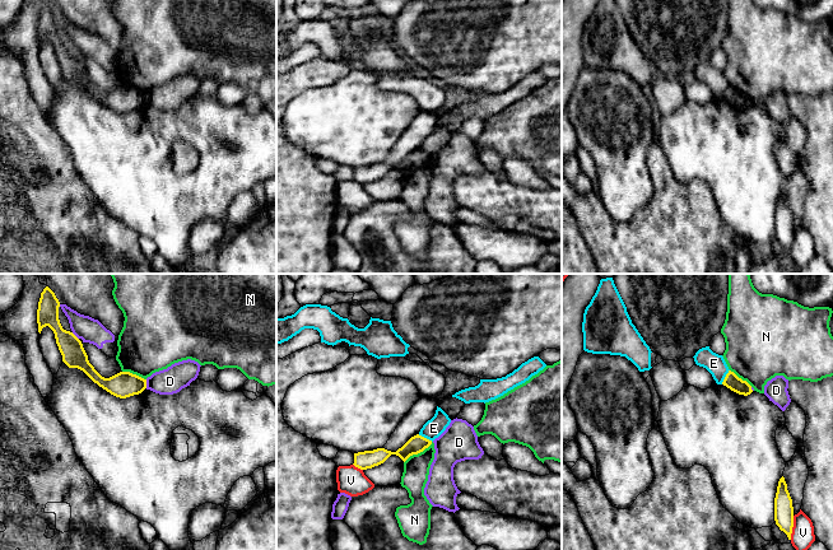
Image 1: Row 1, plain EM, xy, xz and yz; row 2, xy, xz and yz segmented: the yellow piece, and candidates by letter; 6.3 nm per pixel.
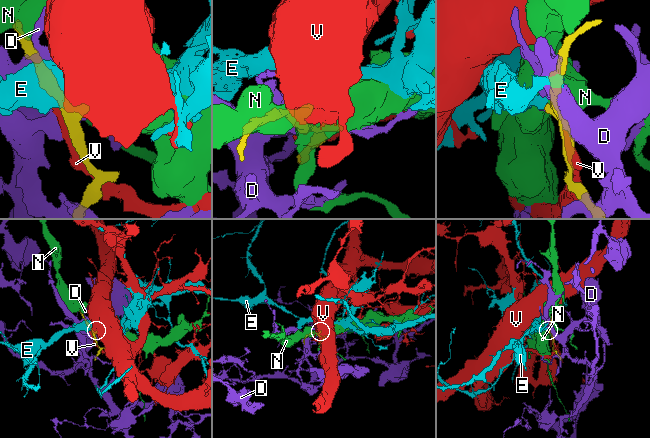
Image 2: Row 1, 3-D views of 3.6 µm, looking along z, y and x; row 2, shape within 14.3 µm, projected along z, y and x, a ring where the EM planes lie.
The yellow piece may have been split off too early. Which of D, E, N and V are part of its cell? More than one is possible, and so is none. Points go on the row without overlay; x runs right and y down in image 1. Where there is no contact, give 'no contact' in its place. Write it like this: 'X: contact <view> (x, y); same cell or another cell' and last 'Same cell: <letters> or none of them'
D: contact xy (145, 98); another cell
E: contact yz (725, 92); another cell
N: contact xz (418, 167); another cell
V: contact yz (792, 241); another cell
Same cell: none of them

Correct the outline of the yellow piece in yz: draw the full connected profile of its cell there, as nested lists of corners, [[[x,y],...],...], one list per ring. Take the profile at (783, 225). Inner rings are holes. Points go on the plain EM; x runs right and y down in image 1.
[[[783,191],[778,196],[774,213],[774,236],[780,244],[787,250],[788,255],[791,255],[794,242],[794,222]]]

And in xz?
[[[416,149],[411,152],[396,167],[391,167],[385,163],[377,163],[373,166],[354,168],[353,180],[360,185],[372,183],[374,181],[383,178],[391,169],[399,171],[405,177],[410,171],[423,167],[431,159],[432,159],[432,155]]]

